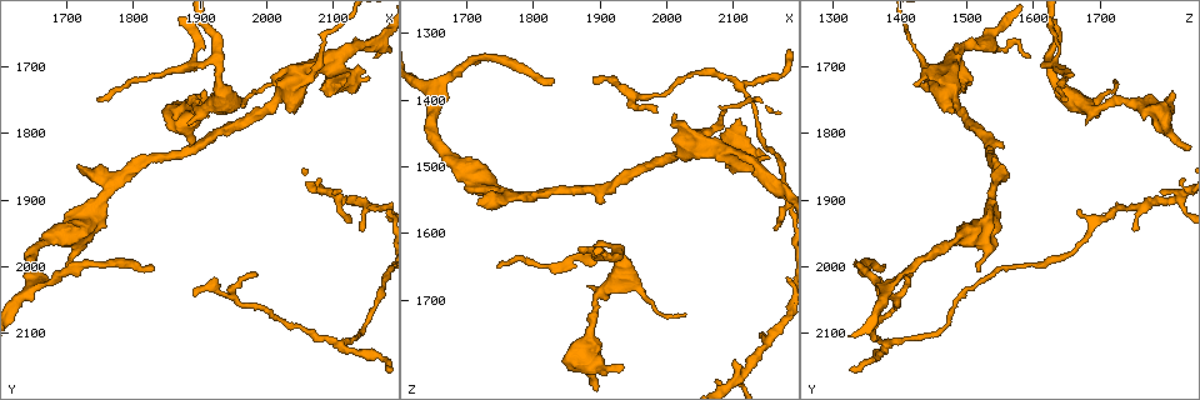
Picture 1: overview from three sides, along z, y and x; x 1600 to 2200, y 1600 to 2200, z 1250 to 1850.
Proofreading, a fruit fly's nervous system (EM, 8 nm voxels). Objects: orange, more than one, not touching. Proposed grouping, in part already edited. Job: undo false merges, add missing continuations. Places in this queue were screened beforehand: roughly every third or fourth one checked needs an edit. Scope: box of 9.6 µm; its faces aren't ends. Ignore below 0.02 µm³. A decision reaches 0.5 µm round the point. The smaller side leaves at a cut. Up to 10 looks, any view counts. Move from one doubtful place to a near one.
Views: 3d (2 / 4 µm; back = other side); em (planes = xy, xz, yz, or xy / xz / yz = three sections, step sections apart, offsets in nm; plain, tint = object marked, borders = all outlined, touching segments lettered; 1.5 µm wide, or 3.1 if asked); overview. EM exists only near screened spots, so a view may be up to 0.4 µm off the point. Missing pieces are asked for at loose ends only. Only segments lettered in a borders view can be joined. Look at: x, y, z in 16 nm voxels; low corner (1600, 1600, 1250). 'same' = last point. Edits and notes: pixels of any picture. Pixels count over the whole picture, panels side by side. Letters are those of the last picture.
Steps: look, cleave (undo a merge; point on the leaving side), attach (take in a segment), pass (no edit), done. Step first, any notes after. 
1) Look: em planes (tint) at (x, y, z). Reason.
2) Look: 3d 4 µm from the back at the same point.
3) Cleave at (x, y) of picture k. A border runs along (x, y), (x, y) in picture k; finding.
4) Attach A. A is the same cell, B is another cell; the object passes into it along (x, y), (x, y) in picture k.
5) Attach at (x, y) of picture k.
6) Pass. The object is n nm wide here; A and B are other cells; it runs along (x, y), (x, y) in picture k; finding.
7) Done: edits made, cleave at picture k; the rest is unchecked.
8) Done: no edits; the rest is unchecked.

Look: em planes (tint) at (1745, 1755, 1650). Tapers out.

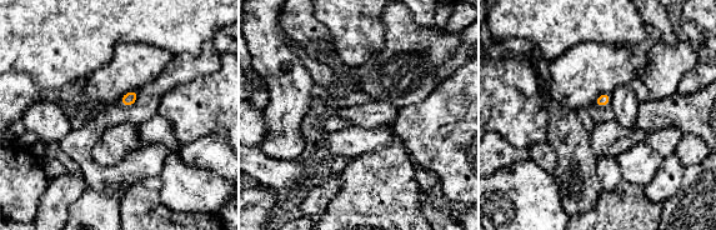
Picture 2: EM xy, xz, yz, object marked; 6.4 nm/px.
Look: em planes (borders) at the same point.

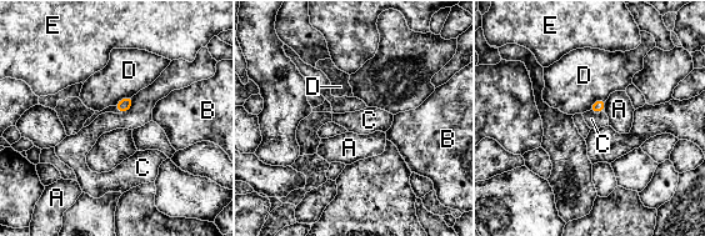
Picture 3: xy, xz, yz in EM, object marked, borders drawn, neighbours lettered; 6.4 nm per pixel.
Pass. The object is 80 nm wide here; A, B, C, D and E are other cells; a border runs along (133, 96), (133, 104), (121, 114) in picture 3; none of them fits.

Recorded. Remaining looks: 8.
Look: em yz step 8 (borders) at (1890, 1765, 1785). Thick turns thin.

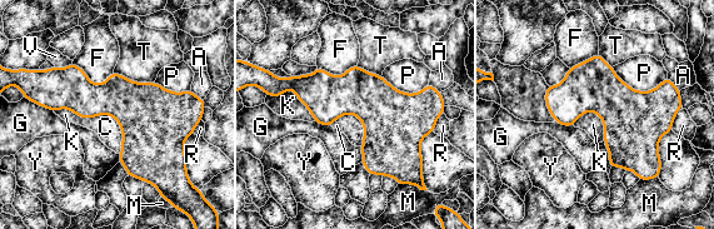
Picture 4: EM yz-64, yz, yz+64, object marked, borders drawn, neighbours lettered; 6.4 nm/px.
Pass. A, C, F, G, K, M, P, R, T, V and Y are other cells; continuous, no second cell.

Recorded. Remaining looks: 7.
Look: em planes (borders) at (2025, 1720, 1725). Free end.

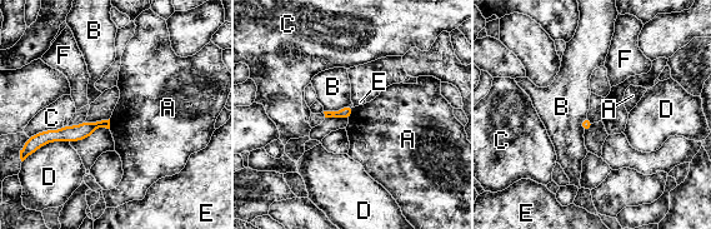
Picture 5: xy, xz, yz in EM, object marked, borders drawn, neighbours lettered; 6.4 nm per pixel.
Pass. The object is 80 nm wide here; A, B, C, D, E and F are other cells; it runs along (106, 123), (31, 142) in picture 5; none of them fits.

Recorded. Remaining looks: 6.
Look: em xy step 8 (tint) at (1830, 2000, 1375). Long arm stops here.

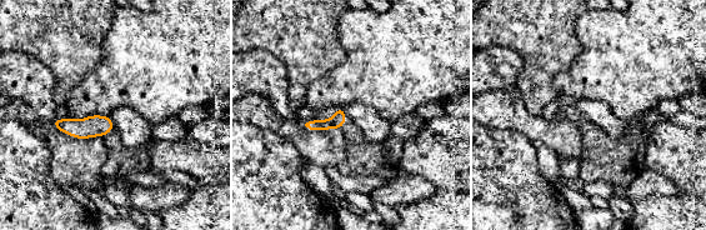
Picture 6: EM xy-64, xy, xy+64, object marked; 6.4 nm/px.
Look: em xy step 8 (borders) at the same point. See the neighbours.

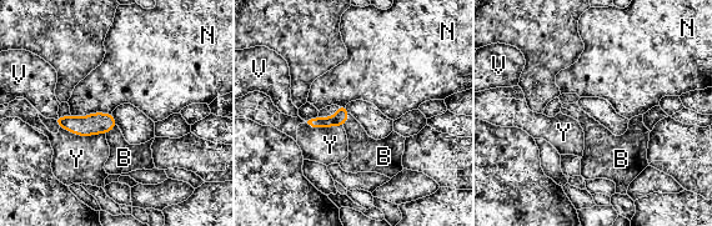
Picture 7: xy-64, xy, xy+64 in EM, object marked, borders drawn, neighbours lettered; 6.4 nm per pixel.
Attach B. B is the same cell, N, V and Y are other cells; the object passes into it along (340, 119), (346, 120), (365, 154) in picture 7; it goes on there.

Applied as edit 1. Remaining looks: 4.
Done: edits made, attach at picture 7; the rest is unchecked.

